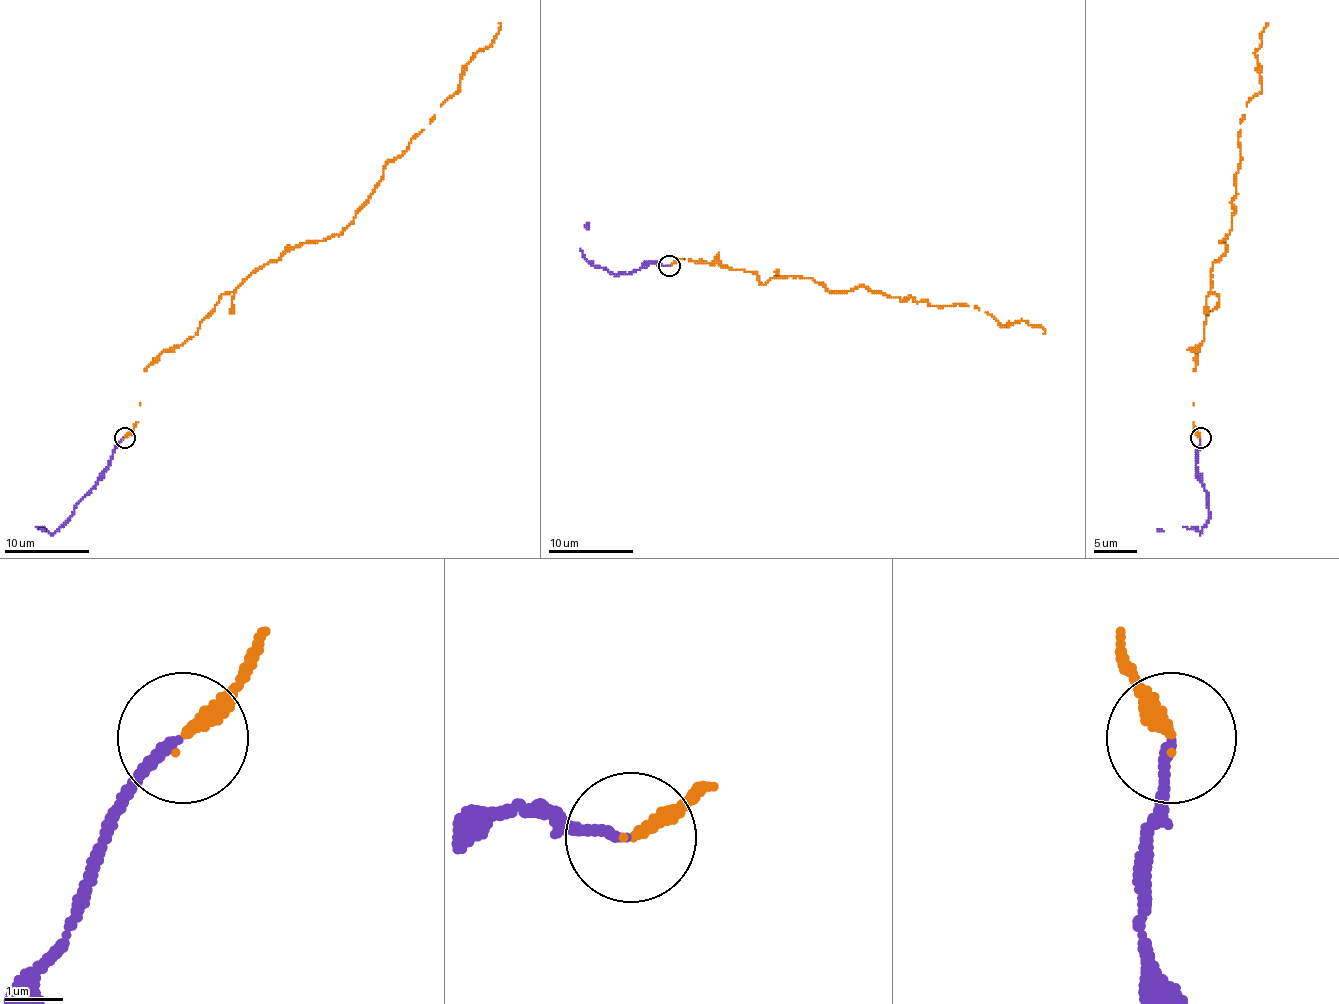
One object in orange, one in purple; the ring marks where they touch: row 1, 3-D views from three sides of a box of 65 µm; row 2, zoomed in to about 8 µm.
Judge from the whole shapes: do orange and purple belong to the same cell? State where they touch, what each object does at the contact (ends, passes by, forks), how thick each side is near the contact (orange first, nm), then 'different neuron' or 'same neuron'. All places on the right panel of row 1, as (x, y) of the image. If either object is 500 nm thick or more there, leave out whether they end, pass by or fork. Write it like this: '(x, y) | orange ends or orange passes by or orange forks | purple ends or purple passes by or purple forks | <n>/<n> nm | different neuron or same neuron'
(1200, 437) | orange ends | purple ends | 220/160 nm | same neuron

